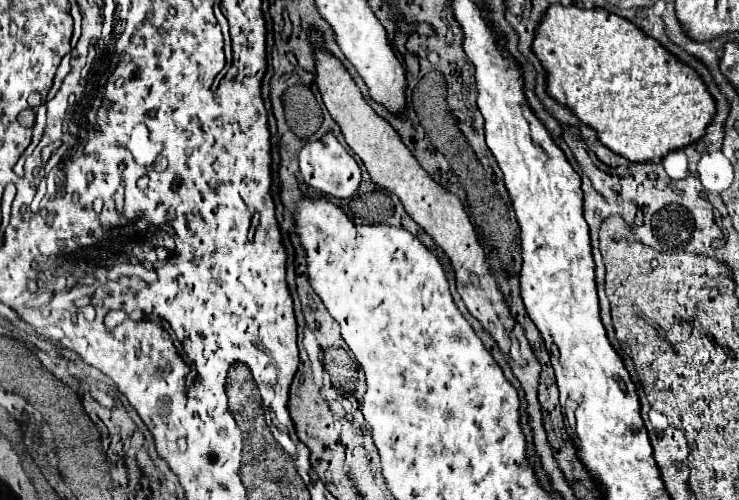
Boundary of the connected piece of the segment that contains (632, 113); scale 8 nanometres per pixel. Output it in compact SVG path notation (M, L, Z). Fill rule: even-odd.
M552 5L536 29L534 53L548 73L548 93L590 125L600 141L634 163L666 157L674 149L696 143L716 115L716 103L700 75L678 61L640 27L608 9L580 9L578 5Z

